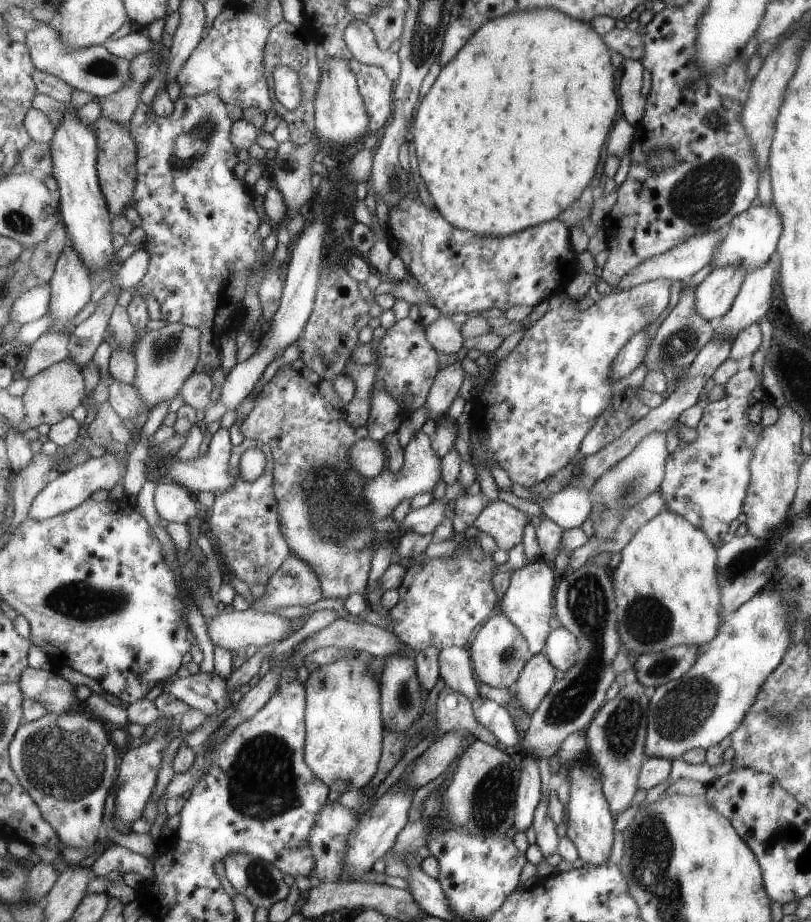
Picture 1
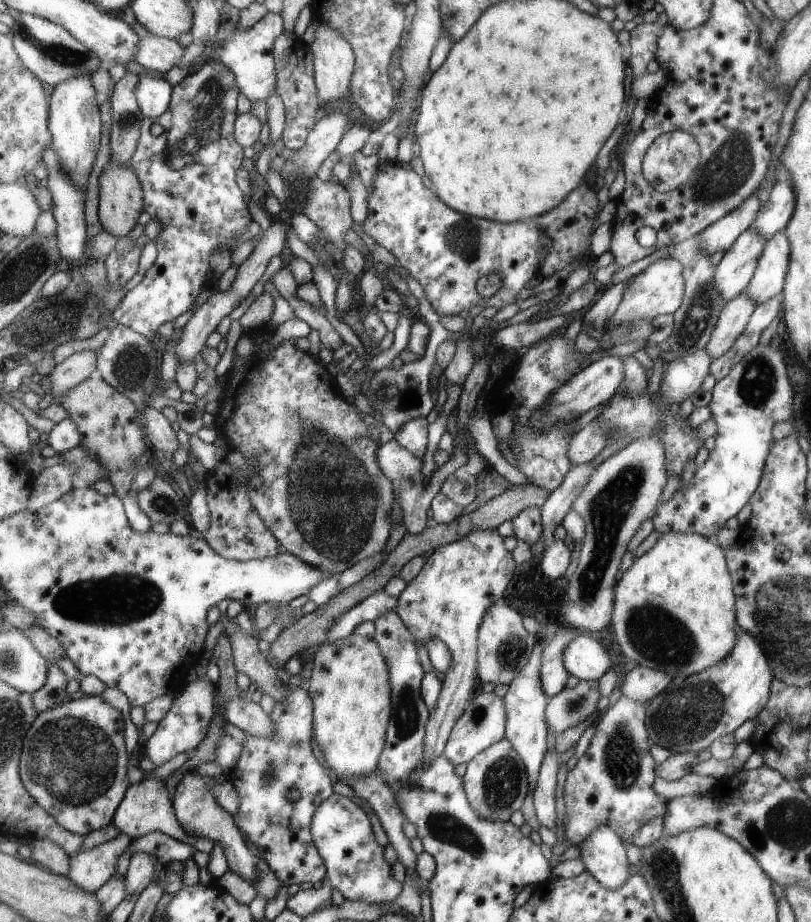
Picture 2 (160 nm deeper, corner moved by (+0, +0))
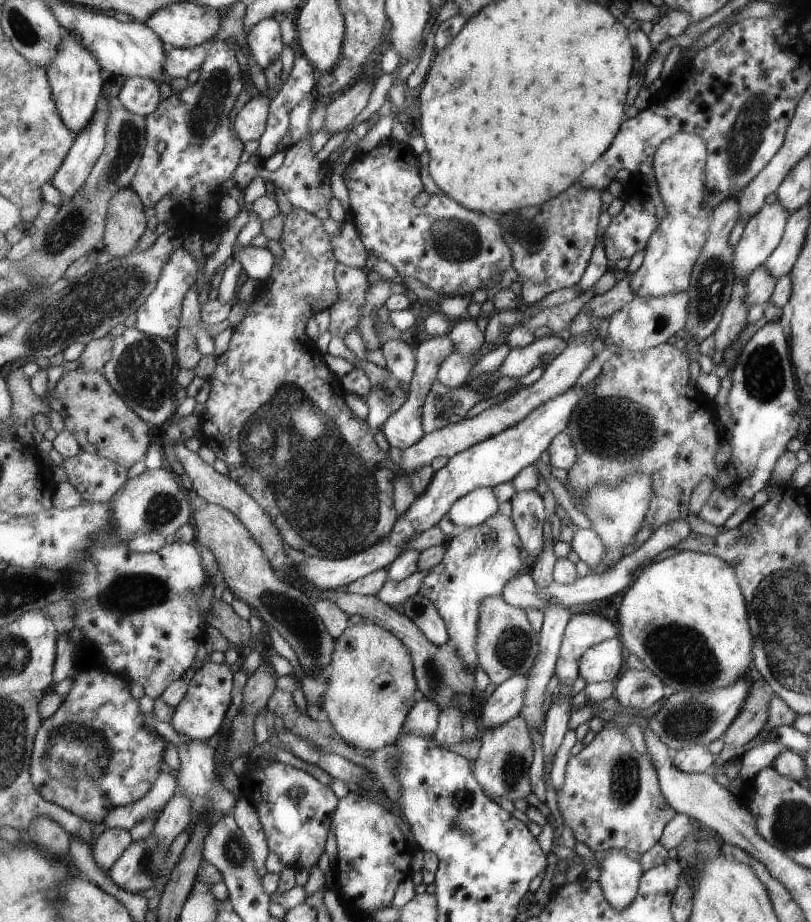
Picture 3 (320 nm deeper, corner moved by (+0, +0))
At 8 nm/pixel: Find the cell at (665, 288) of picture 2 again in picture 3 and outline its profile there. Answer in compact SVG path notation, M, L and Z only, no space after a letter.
M691 133L668 136L655 149L652 171L666 213L647 239L642 264L634 272L632 285L637 297L675 294L688 287L693 264L707 240L710 214L713 210L704 205L706 156L706 142Z

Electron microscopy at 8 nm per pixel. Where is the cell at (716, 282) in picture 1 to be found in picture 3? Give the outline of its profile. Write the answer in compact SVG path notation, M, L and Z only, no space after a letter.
M774 201L761 208L748 218L742 235L733 248L732 267L737 277L747 277L748 274L773 252L783 234L787 217L790 214Z

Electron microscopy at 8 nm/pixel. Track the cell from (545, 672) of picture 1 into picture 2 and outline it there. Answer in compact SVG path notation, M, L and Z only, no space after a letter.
M566 624L562 629L563 632L551 638L542 656L542 683L550 697L559 694L567 686L567 680L572 674L564 663L564 652L571 641L579 636L575 627Z

